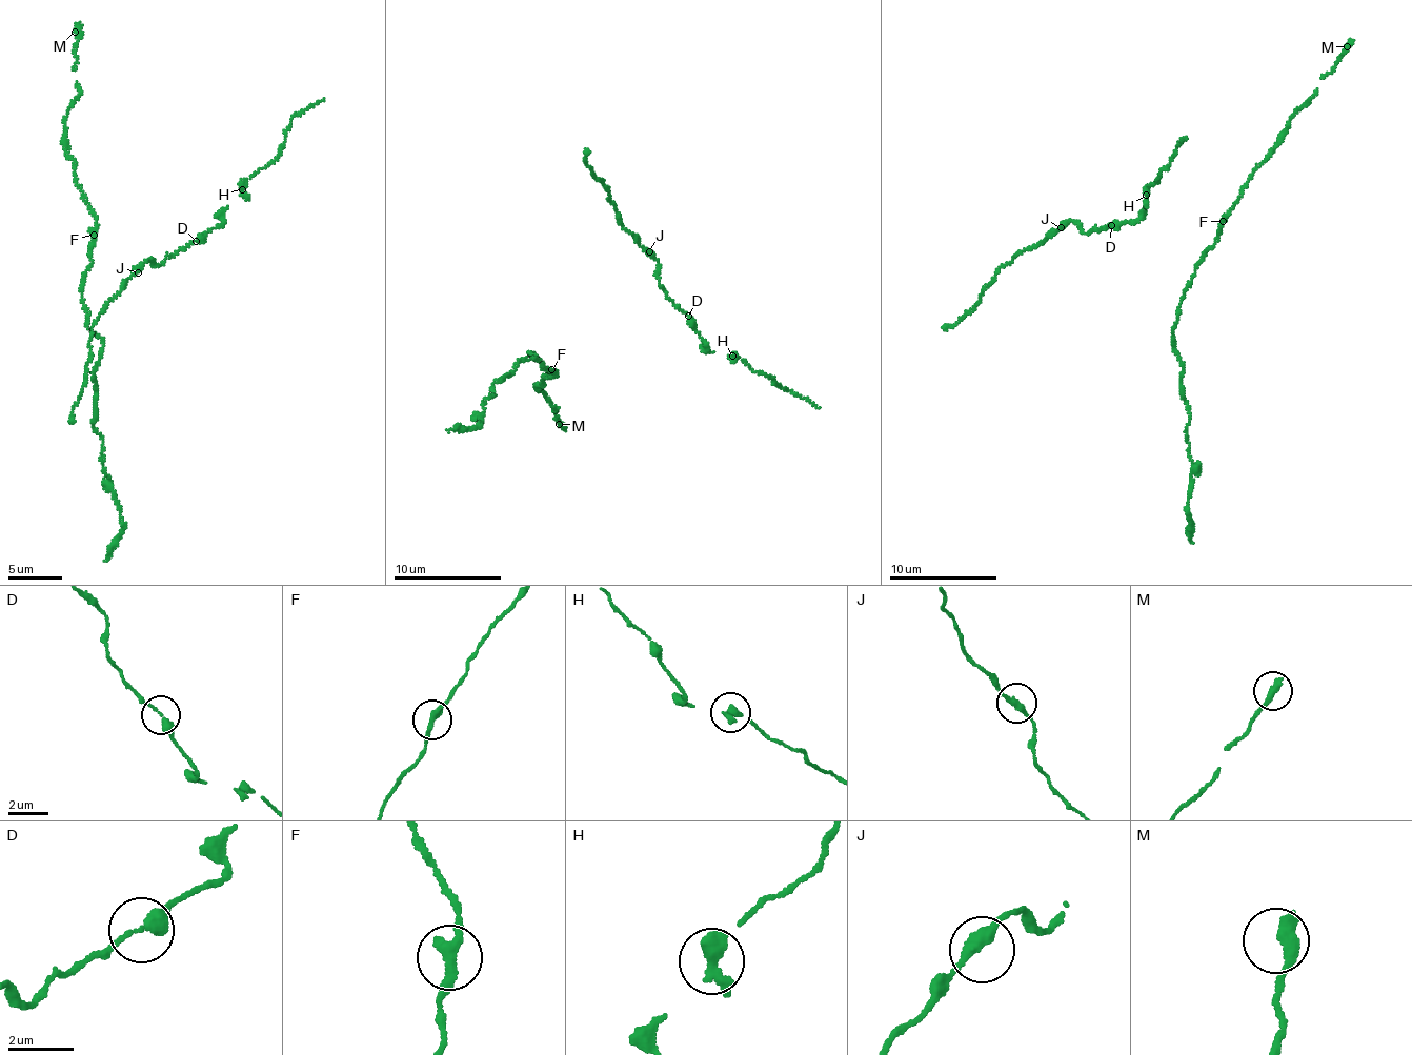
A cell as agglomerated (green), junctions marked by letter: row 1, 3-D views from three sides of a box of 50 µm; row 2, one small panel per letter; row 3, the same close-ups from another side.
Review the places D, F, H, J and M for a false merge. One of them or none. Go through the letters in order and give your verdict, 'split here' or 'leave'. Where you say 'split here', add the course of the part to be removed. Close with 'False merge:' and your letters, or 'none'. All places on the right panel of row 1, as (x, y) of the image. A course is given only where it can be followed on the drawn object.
D: leave
F: leave
H: split here | (1146, 196), (1146, 190), (1186, 137)
J: leave
M: leave
False merge: H

